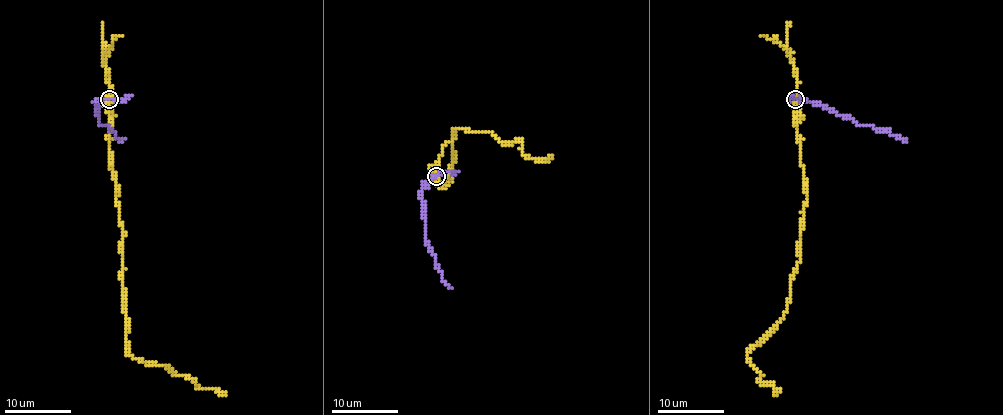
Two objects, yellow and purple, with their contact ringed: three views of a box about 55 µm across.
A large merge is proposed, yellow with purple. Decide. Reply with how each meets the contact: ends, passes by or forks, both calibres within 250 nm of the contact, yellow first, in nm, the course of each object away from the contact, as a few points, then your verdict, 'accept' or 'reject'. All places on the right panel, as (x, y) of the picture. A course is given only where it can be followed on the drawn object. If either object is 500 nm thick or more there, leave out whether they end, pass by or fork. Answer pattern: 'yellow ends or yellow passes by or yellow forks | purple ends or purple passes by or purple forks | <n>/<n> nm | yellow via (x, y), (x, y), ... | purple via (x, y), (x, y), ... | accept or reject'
yellow passes by | purple passes by | 190/220 nm | yellow via (794, 99), (806, 194), (799, 263), (786, 313), (748, 357), (759, 379), (779, 389), (772, 394) | purple via (794, 99), (806, 99), (831, 108), (837, 114), (851, 116), (857, 123), (871, 124), (904, 139), (907, 138) | reject

